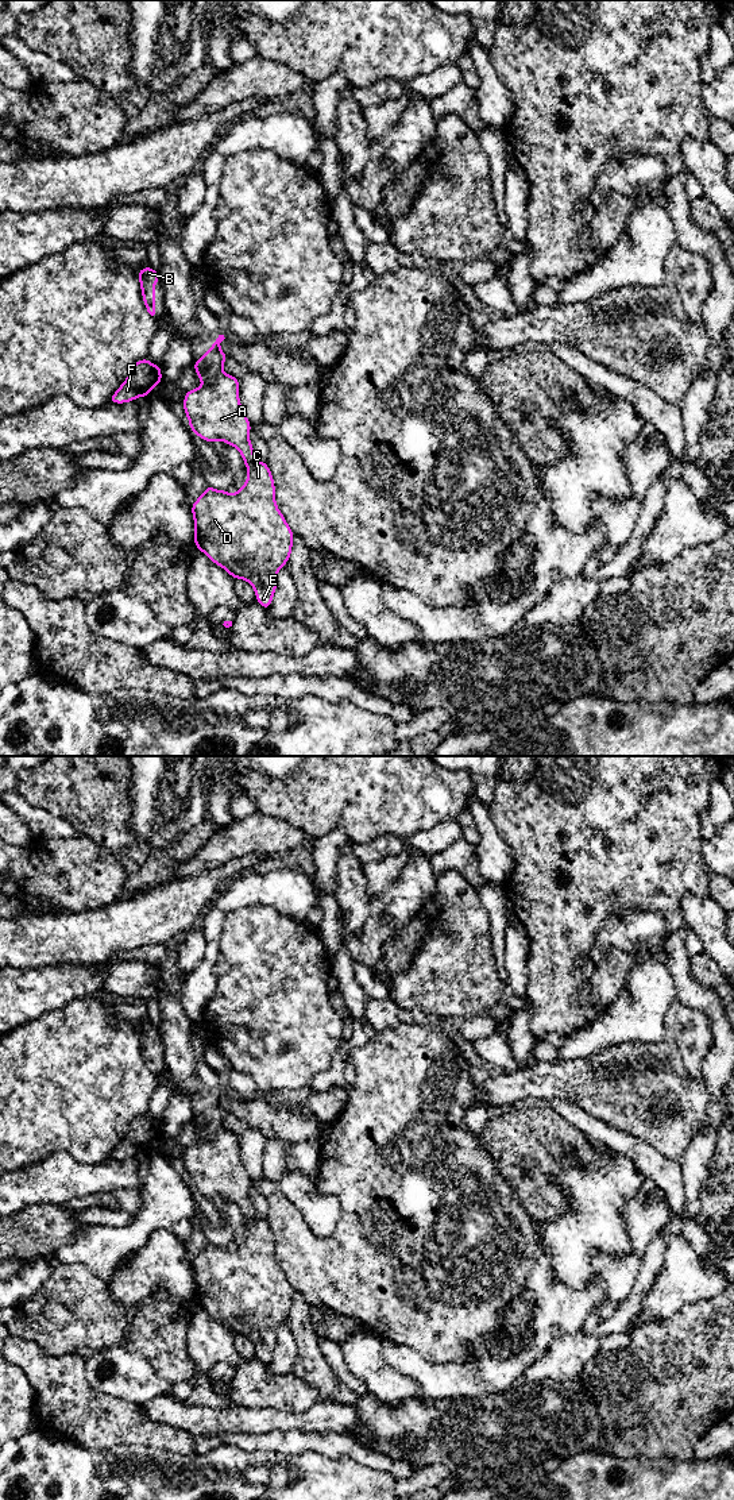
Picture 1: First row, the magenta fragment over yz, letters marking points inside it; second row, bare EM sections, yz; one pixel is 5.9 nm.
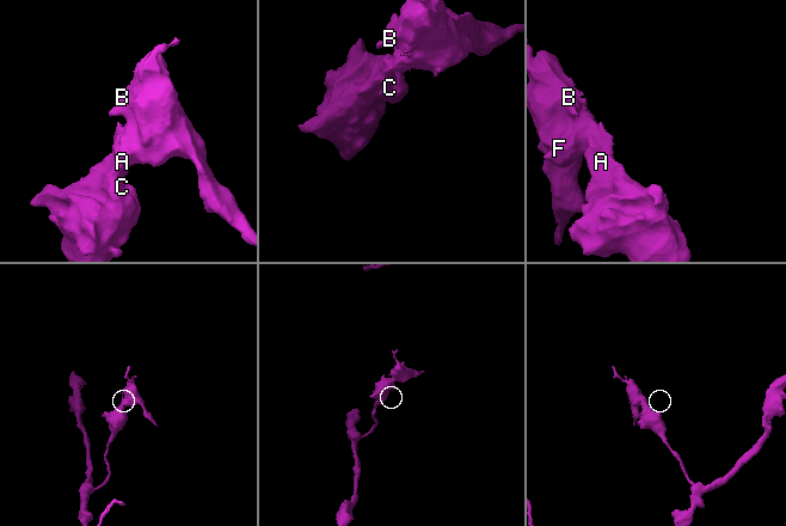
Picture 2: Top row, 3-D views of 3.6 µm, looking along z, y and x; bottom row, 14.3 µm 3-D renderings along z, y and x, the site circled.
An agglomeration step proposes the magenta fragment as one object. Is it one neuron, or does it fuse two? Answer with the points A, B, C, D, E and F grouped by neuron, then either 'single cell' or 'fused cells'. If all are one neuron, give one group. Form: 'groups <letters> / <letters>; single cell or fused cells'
groups A C D E / B F; fused cells

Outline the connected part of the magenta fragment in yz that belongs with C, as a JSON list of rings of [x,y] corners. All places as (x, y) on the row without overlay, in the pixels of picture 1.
[[[219,1091],[210,1106],[201,1113],[206,1119],[205,1126],[198,1126],[192,1121],[202,1142],[185,1149],[184,1168],[193,1191],[209,1199],[224,1198],[239,1206],[243,1219],[247,1222],[247,1235],[235,1250],[208,1241],[205,1248],[194,1257],[190,1264],[196,1284],[194,1302],[233,1335],[250,1338],[256,1358],[266,1366],[271,1362],[277,1346],[277,1331],[289,1319],[294,1289],[277,1262],[275,1239],[267,1216],[258,1218],[255,1215],[250,1196],[252,1183],[239,1154],[239,1133],[223,1127],[223,1119],[229,1114],[220,1104],[224,1095],[224,1091]]]

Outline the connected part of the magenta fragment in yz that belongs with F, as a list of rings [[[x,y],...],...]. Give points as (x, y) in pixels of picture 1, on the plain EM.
[[[147,1114],[136,1117],[127,1135],[112,1150],[109,1158],[125,1160],[138,1153],[148,1153],[152,1145],[162,1138],[161,1119],[154,1121]]]

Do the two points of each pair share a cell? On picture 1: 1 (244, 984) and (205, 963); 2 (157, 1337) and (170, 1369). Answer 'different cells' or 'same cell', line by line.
1: different cells
2: same cell

